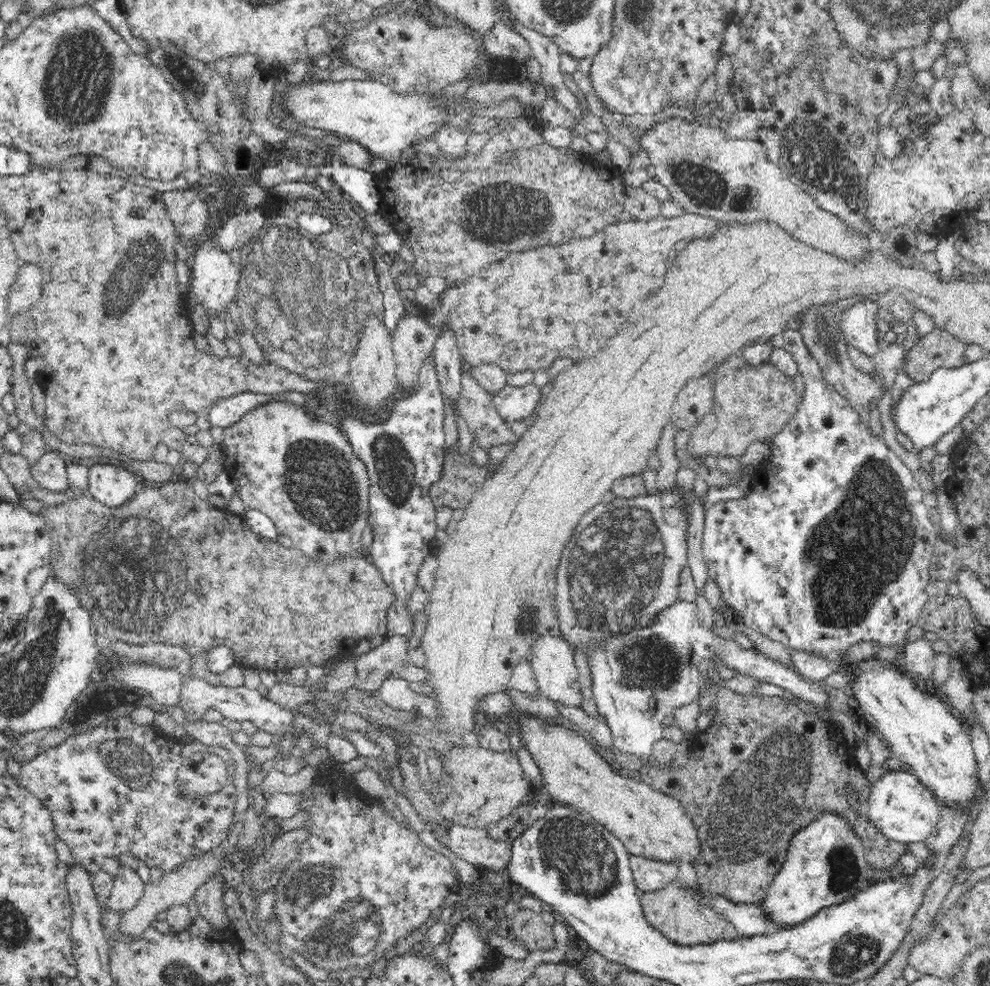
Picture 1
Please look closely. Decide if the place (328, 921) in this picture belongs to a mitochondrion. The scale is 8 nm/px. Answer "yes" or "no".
yes

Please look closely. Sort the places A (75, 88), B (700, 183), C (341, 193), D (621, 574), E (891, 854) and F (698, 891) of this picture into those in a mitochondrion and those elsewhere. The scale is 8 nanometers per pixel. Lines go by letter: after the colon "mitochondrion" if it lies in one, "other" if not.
A: mitochondrion
B: mitochondrion
C: other
D: mitochondrion
E: other
F: other

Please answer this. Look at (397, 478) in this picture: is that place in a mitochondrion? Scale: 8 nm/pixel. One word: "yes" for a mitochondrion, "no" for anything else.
yes

